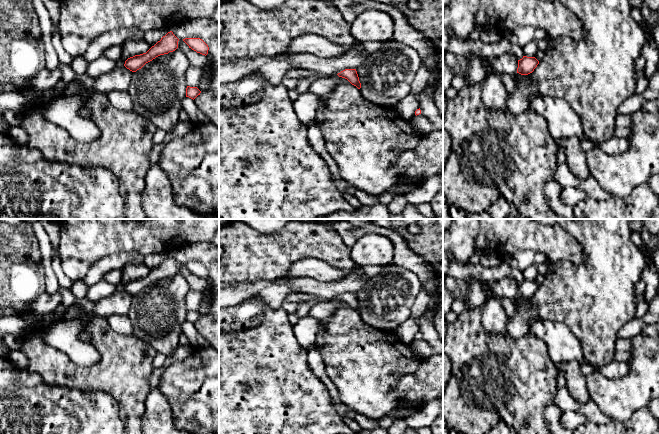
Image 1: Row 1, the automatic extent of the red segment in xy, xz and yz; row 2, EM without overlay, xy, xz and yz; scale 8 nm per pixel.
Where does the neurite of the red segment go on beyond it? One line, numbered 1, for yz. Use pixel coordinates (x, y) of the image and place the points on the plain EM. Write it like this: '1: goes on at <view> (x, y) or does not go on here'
1: does not go on here

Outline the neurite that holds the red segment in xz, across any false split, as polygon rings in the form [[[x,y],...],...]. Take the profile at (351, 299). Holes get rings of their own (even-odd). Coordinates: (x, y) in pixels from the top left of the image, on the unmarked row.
[[[345,293],[337,298],[339,301],[347,303],[352,309],[356,310],[358,313],[361,312],[361,307],[356,293]]]

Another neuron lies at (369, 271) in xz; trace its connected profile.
[[[367,265],[364,267],[358,267],[360,273],[366,278],[370,279],[377,275],[385,266],[383,265]]]

